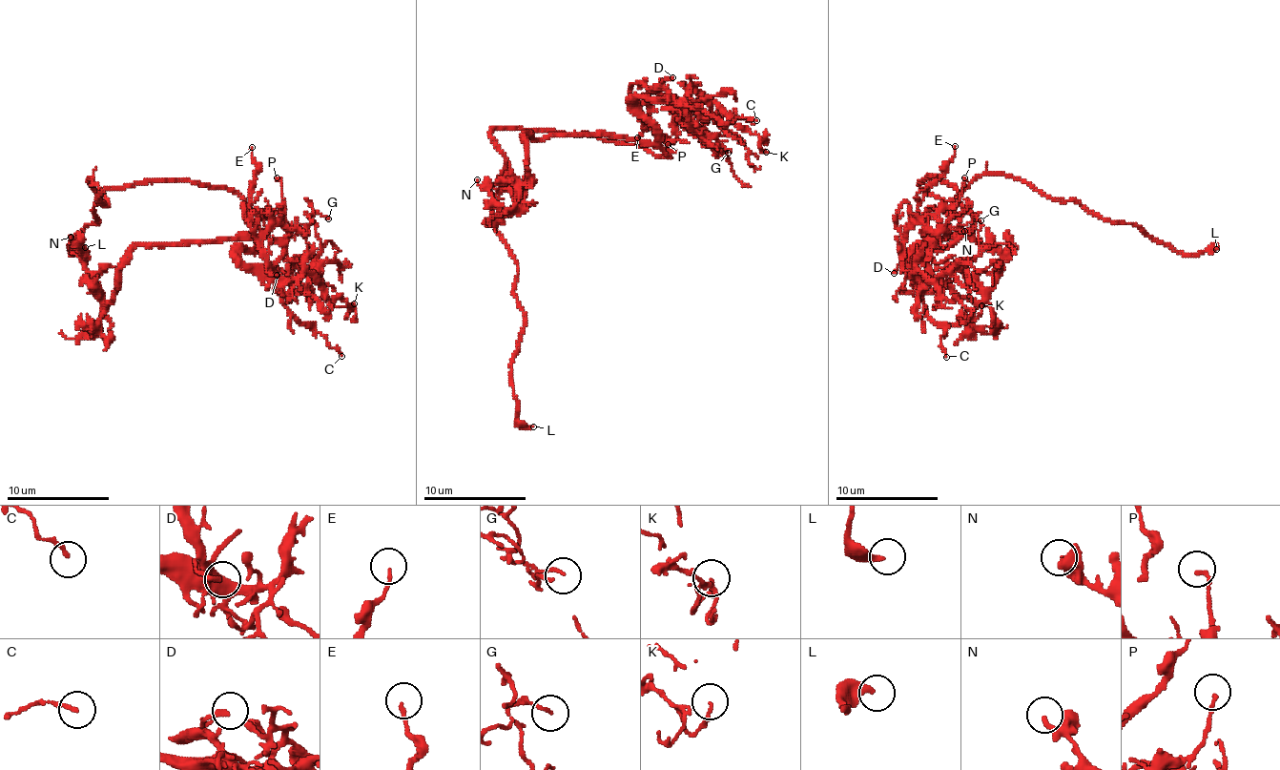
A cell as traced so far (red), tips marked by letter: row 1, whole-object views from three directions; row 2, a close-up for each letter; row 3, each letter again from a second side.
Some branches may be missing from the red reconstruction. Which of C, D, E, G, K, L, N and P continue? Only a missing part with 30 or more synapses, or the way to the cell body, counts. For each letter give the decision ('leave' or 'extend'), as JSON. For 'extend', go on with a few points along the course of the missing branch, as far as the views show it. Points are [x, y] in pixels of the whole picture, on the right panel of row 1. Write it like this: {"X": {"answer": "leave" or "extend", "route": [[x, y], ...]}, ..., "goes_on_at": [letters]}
{"C": {"answer": "leave"}, "D": {"answer": "leave"}, "E": {"answer": "leave"}, "G": {"answer": "leave"}, "K": {"answer": "leave"}, "L": {"answer": "extend", "route": [[1216, 249], [1217, 282], [1234, 293], [1232, 301]]}, "N": {"answer": "leave"}, "P": {"answer": "leave"}, "goes_on_at": ["L"]}

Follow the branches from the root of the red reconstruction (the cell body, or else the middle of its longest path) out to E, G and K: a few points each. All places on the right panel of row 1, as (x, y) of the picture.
E: (939, 177), (958, 189), (959, 199), (973, 214), (938, 208), (918, 218), (918, 202), (948, 167), (955, 146)
G: (939, 177), (973, 214), (946, 206), (939, 221), (958, 227), (976, 215), (980, 220)
K: (939, 177), (973, 226), (910, 261), (920, 288), (929, 281), (973, 319), (981, 305)

